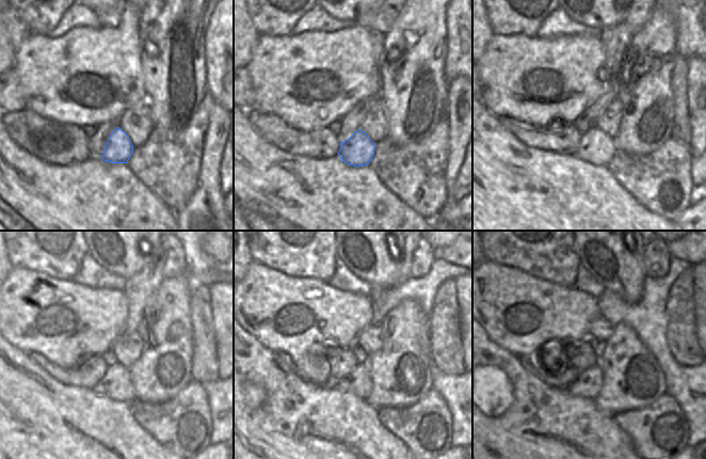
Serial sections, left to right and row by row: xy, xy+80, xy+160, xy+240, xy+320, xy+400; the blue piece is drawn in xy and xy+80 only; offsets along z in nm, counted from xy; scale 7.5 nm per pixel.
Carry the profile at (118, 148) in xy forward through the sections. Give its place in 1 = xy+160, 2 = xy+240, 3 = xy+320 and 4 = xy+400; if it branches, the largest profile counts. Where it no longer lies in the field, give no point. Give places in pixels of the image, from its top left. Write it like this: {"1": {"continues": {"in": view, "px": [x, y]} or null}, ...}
{"1": {"continues": {"in": "xy+160", "px": [596, 147]}}, "2": {"continues": {"in": "xy+240", "px": [116, 384]}}, "3": {"continues": {"in": "xy+320", "px": [357, 382]}}, "4": {"continues": {"in": "xy+400", "px": [588, 385]}}}

